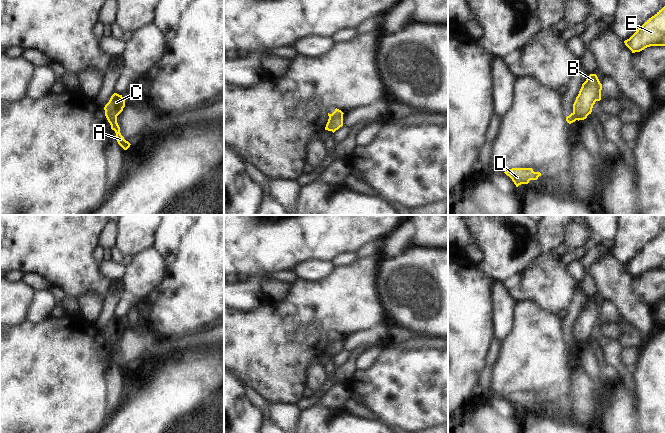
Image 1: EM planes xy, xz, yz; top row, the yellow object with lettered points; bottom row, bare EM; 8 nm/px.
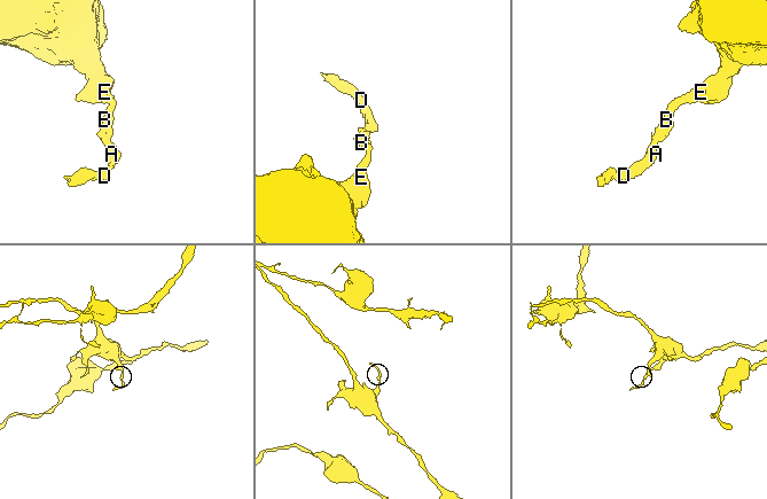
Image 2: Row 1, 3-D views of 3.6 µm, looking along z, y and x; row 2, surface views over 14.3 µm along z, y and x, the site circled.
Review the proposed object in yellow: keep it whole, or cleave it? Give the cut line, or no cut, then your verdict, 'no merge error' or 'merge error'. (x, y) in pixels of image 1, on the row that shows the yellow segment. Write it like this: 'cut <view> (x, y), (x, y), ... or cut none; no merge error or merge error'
cut xz (342, 115), (329, 117); merge error

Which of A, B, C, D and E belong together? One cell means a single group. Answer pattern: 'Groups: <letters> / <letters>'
Groups: A D / B C E

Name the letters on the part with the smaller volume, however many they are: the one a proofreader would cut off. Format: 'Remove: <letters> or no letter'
Remove: A, D

